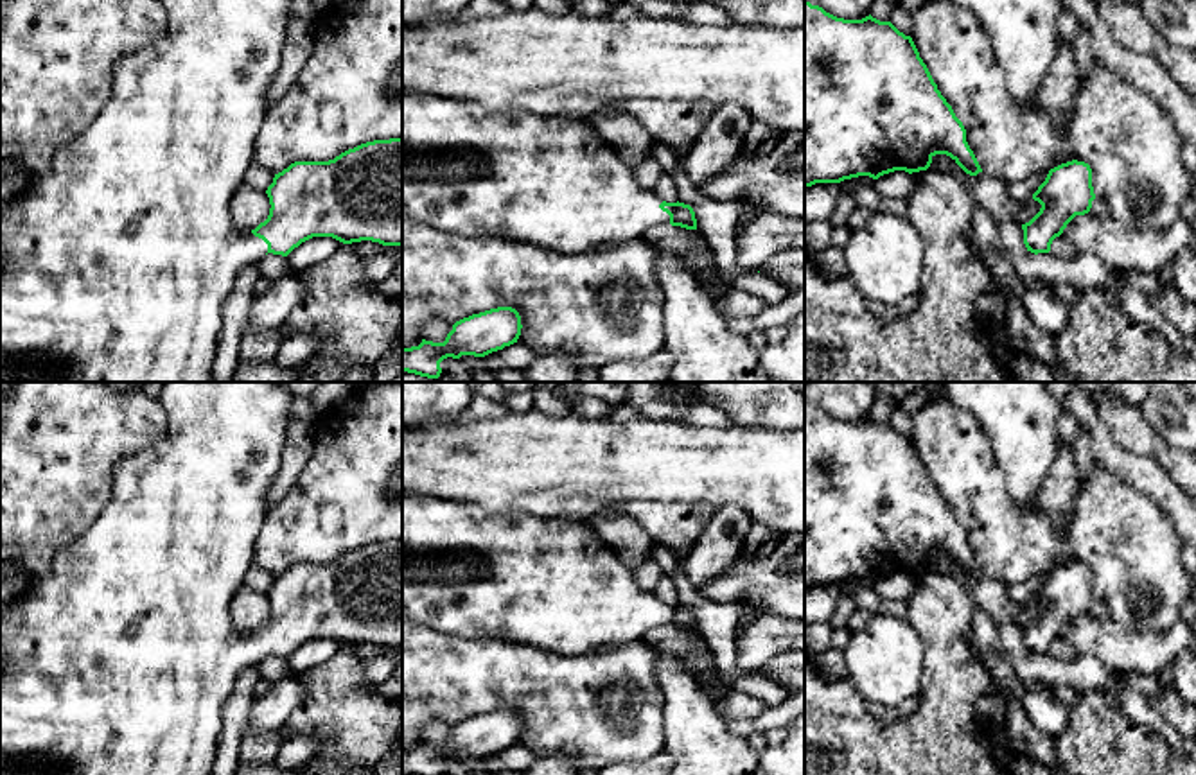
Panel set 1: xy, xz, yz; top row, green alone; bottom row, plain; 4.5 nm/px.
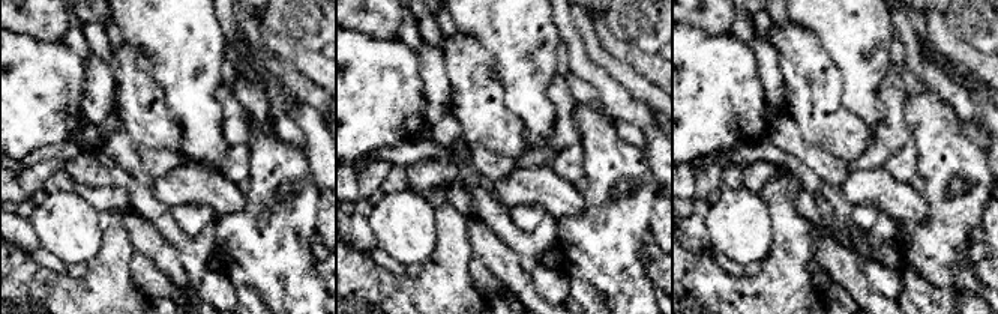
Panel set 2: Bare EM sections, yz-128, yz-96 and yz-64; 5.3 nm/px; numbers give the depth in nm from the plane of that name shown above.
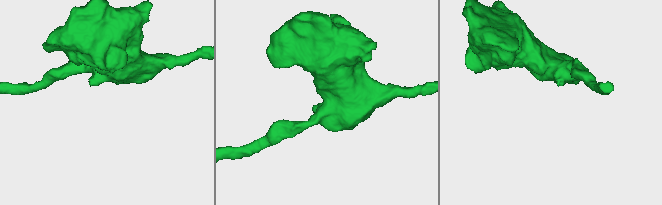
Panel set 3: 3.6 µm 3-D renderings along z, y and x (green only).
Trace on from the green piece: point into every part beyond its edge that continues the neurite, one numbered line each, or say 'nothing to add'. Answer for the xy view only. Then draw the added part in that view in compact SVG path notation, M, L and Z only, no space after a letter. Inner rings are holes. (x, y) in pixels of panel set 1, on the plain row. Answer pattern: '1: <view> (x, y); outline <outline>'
1: xy (117, 661); outline M163 382L158 398L165 418L165 432L149 448L124 457L115 468L111 499L93 524L70 545L56 551L50 569L32 578L29 590L0 606L0 775L212 775L212 764L217 753L217 741L223 730L223 709L228 701L239 673L259 664L268 655L268 646L251 633L241 633L233 628L230 603L242 587L246 570L253 565L253 547L268 517L268 490L282 465L282 452L291 422L291 402L295 395L278 382Z

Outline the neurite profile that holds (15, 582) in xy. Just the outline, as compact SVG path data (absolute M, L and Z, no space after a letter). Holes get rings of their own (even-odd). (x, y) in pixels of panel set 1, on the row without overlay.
M0 563L0 606L23 596L32 576L16 563Z

